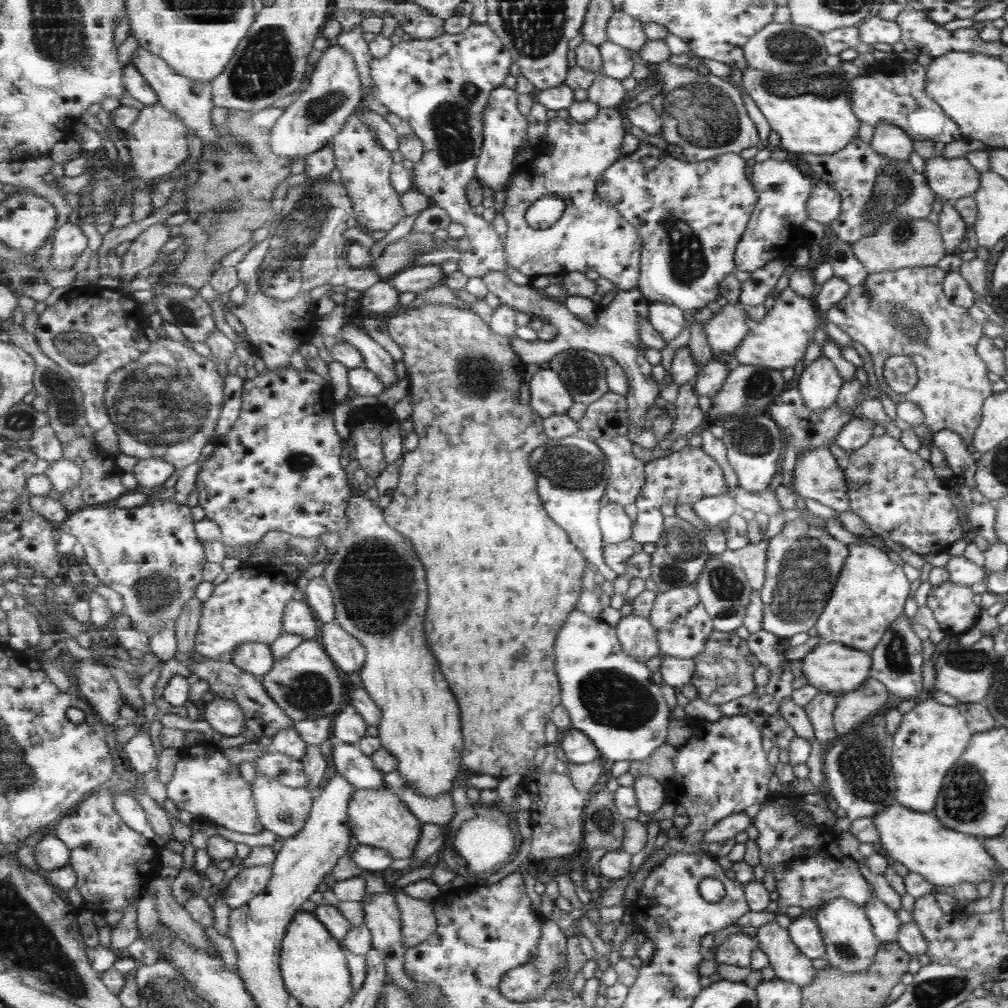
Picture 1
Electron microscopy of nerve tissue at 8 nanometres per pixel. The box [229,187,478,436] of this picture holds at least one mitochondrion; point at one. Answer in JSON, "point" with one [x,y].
{"point":[280,269]}

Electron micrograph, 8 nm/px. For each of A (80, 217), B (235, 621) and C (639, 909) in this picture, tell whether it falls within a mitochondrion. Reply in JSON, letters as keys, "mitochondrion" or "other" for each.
{"A":"other","B":"other","C":"other"}

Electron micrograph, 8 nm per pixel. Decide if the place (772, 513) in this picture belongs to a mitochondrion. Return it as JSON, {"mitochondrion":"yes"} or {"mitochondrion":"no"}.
{"mitochondrion":"no"}

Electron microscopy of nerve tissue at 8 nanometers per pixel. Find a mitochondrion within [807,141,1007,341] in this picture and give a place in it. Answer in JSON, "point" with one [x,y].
{"point":[892,189]}

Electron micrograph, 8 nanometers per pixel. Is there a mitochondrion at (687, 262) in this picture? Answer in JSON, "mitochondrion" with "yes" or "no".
{"mitochondrion":"yes"}

